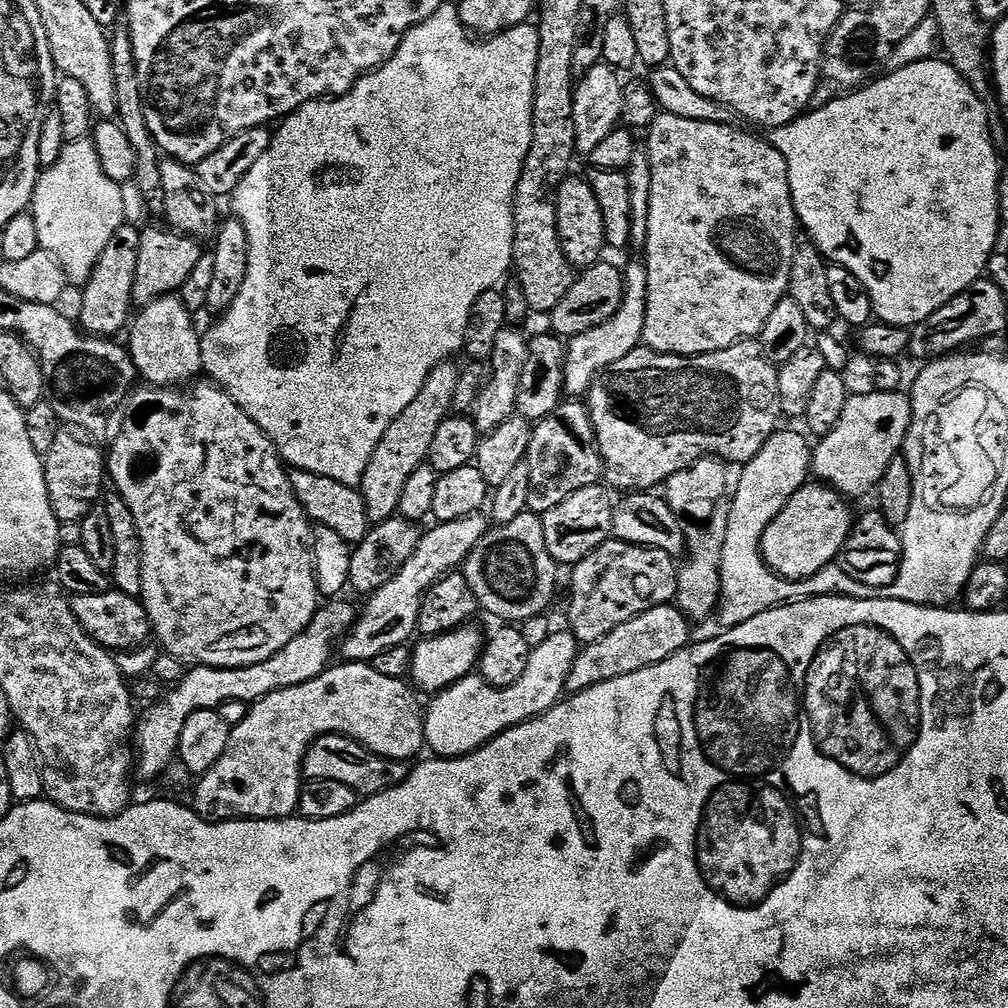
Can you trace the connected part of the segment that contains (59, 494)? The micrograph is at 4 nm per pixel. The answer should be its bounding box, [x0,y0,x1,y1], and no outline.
[42,430,106,524]

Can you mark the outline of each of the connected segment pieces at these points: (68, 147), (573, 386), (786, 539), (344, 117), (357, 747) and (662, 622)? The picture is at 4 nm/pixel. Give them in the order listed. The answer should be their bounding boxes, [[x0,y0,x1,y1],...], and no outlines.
[[30,139,125,286],[564,259,648,397],[760,482,854,580],[200,2,539,487],[304,736,410,797],[566,603,693,694]]

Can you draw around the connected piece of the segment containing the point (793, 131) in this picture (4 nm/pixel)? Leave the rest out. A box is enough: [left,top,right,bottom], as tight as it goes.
[767,58,1000,328]

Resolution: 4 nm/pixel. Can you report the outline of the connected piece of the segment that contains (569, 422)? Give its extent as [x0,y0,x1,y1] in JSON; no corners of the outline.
[527,402,604,514]

